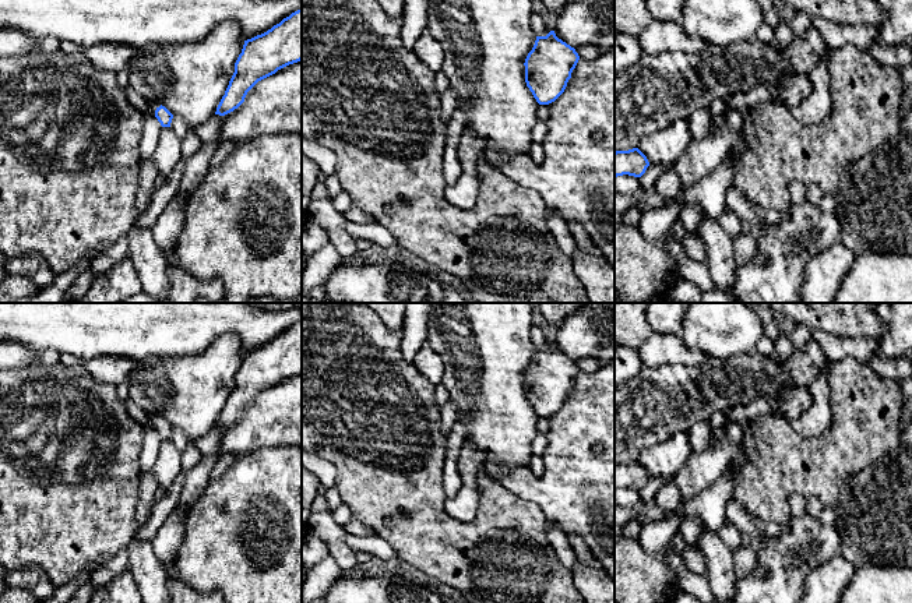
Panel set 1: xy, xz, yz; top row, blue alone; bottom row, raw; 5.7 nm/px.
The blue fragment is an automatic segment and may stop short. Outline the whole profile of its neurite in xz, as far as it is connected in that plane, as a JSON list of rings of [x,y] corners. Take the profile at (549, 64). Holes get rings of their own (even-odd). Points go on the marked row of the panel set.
[[[554,31],[536,36],[524,66],[527,87],[539,105],[549,105],[564,92],[578,60],[575,49],[559,39]]]

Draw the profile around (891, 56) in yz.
[[[871,45],[867,52],[878,63],[887,67],[898,68],[912,64],[912,46],[899,45],[899,46],[887,46],[887,45]]]

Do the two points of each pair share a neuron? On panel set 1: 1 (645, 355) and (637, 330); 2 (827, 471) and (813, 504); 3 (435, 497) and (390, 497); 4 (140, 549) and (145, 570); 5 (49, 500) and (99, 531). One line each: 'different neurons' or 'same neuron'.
1: different neurons
2: different neurons
3: same neuron
4: same neuron
5: same neuron

